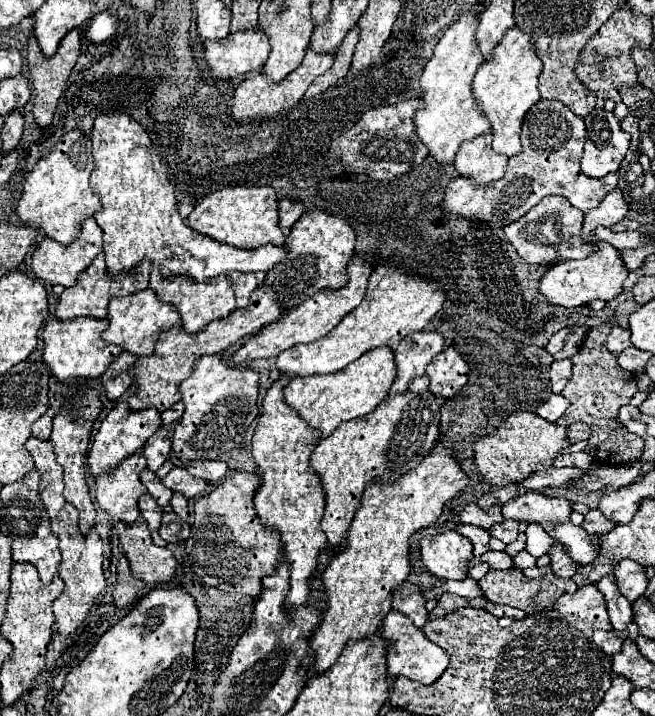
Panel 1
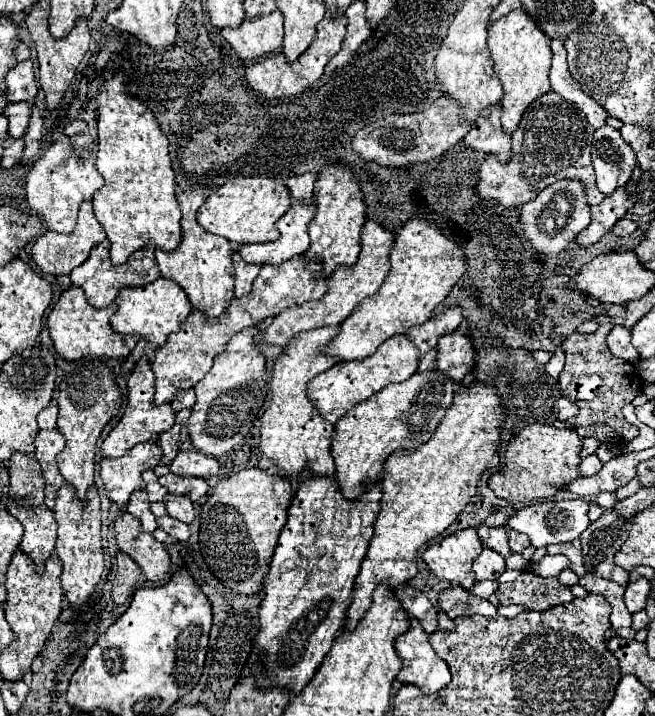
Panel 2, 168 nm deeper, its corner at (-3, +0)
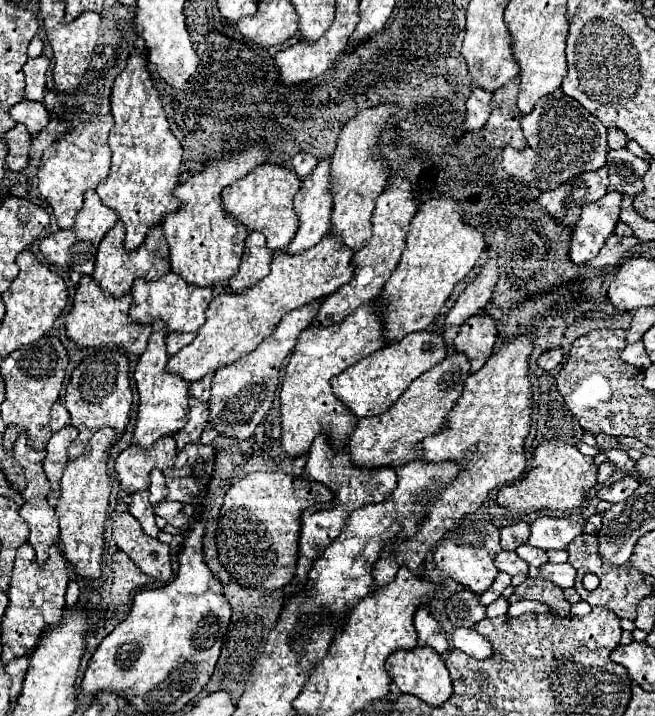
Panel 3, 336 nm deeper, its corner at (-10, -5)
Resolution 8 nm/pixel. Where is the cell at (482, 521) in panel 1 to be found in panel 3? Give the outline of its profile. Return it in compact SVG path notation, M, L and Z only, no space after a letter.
M502 551L498 553L496 557L496 567L504 573L508 573L510 577L514 575L528 575L528 563L524 559L520 559L514 551L508 553L508 551Z

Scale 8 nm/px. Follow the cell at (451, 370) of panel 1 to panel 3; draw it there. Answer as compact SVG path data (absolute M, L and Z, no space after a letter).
M484 311L472 315L462 325L460 333L454 339L454 347L458 353L468 355L468 359L472 363L472 373L476 369L482 369L484 363L488 361L488 357L492 355L496 335L498 335L496 321Z

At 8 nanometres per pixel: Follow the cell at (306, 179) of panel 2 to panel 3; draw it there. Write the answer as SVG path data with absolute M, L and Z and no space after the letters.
M300 151L296 157L292 157L292 165L300 179L304 179L316 167L316 163L318 163L318 159L308 151Z

